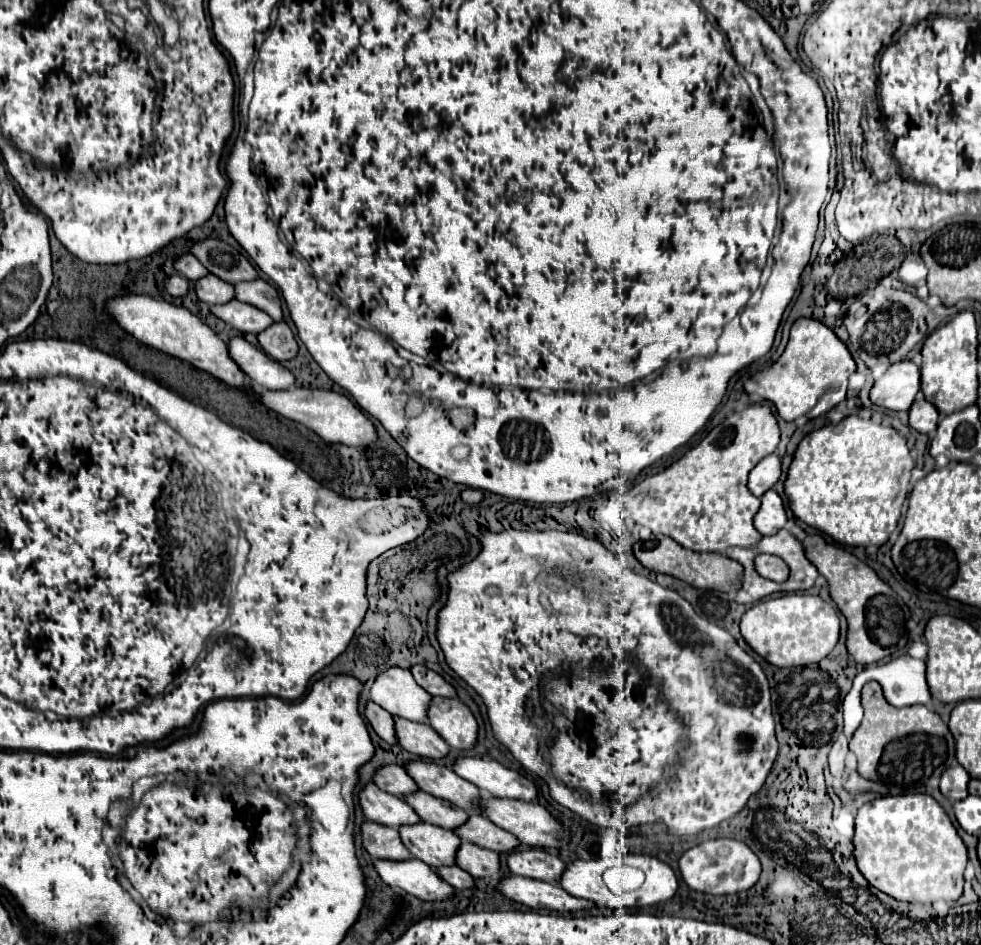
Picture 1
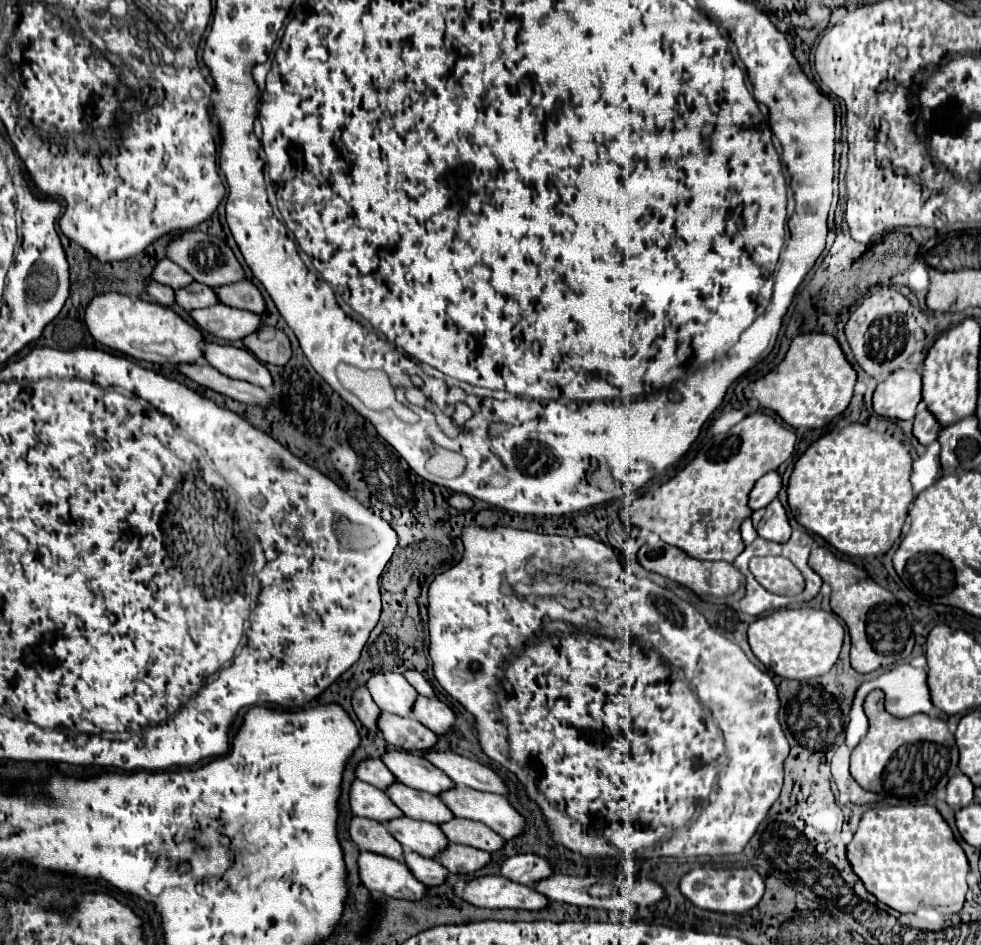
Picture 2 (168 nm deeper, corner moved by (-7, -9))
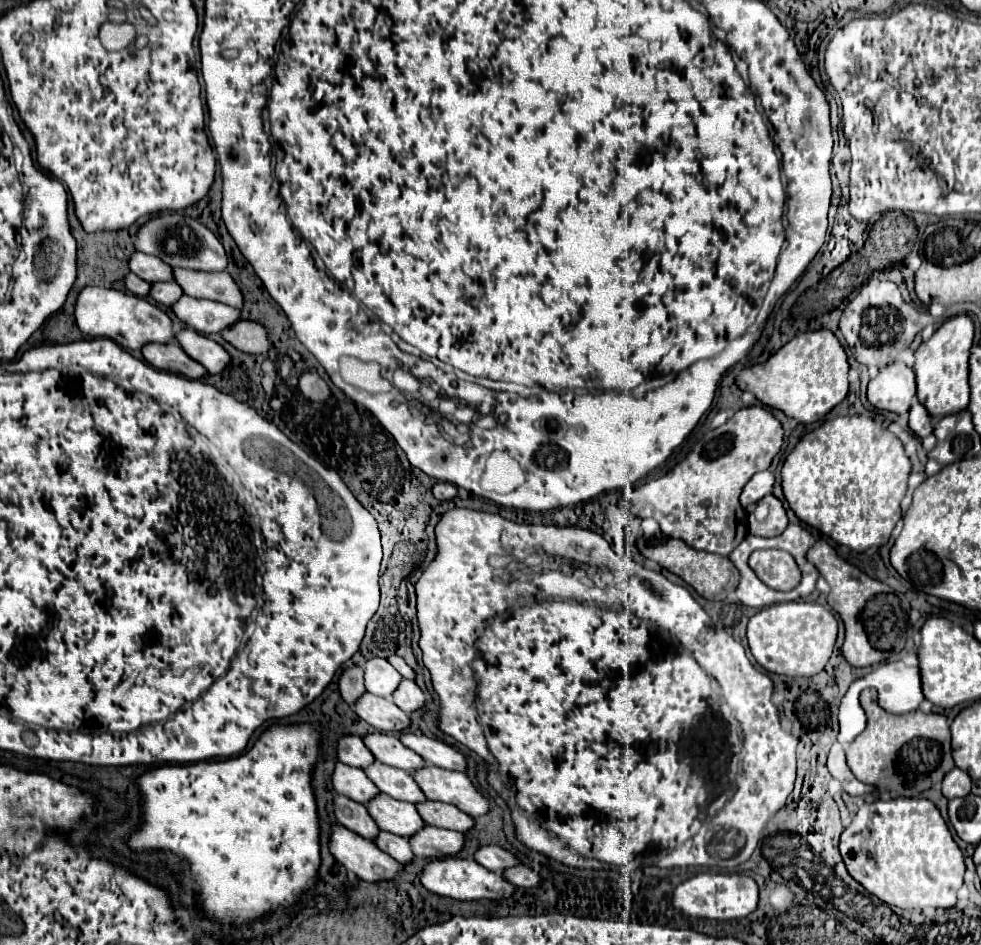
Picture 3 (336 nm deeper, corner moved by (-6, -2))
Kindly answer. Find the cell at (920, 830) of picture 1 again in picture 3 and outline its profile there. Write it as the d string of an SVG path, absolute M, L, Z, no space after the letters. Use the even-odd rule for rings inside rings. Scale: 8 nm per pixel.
M898 797L891 801L865 803L851 825L841 833L839 843L841 857L851 873L869 893L877 895L883 903L901 909L925 909L925 907L953 907L957 903L957 891L963 885L963 853L953 841L945 819L939 809L925 798Z

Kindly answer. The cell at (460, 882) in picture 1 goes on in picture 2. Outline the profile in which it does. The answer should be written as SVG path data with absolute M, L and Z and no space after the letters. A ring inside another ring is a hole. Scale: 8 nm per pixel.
M406 852L404 862L410 868L410 872L414 874L414 878L426 886L438 886L448 876L448 870L444 866L440 866L436 860L416 856L416 852Z

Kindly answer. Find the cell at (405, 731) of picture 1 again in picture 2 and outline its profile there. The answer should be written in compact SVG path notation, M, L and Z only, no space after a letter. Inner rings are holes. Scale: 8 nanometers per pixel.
M380 712L376 726L382 732L384 740L396 746L398 750L430 750L436 744L434 732L414 718L402 718L390 712Z

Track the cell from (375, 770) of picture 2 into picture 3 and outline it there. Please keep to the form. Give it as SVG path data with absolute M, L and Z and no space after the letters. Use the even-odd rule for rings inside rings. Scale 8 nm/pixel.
M347 735L339 741L337 757L339 757L341 763L351 765L351 767L359 767L359 769L369 767L371 761L375 761L373 753L365 747L363 739L357 737L357 735Z

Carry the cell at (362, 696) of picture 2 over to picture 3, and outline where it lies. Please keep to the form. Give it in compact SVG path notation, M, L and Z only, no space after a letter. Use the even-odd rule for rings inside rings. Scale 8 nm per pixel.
M361 667L345 669L343 675L339 677L339 691L341 691L341 697L349 703L349 707L353 707L357 703L357 699L365 693L363 669Z

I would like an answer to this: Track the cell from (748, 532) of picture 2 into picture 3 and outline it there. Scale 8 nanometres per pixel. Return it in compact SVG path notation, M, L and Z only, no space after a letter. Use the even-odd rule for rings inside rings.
M761 471L761 473L755 473L751 477L751 481L743 487L743 493L741 493L741 505L747 507L751 503L757 503L761 501L765 495L769 495L773 491L773 483L775 483L775 477L771 471Z

